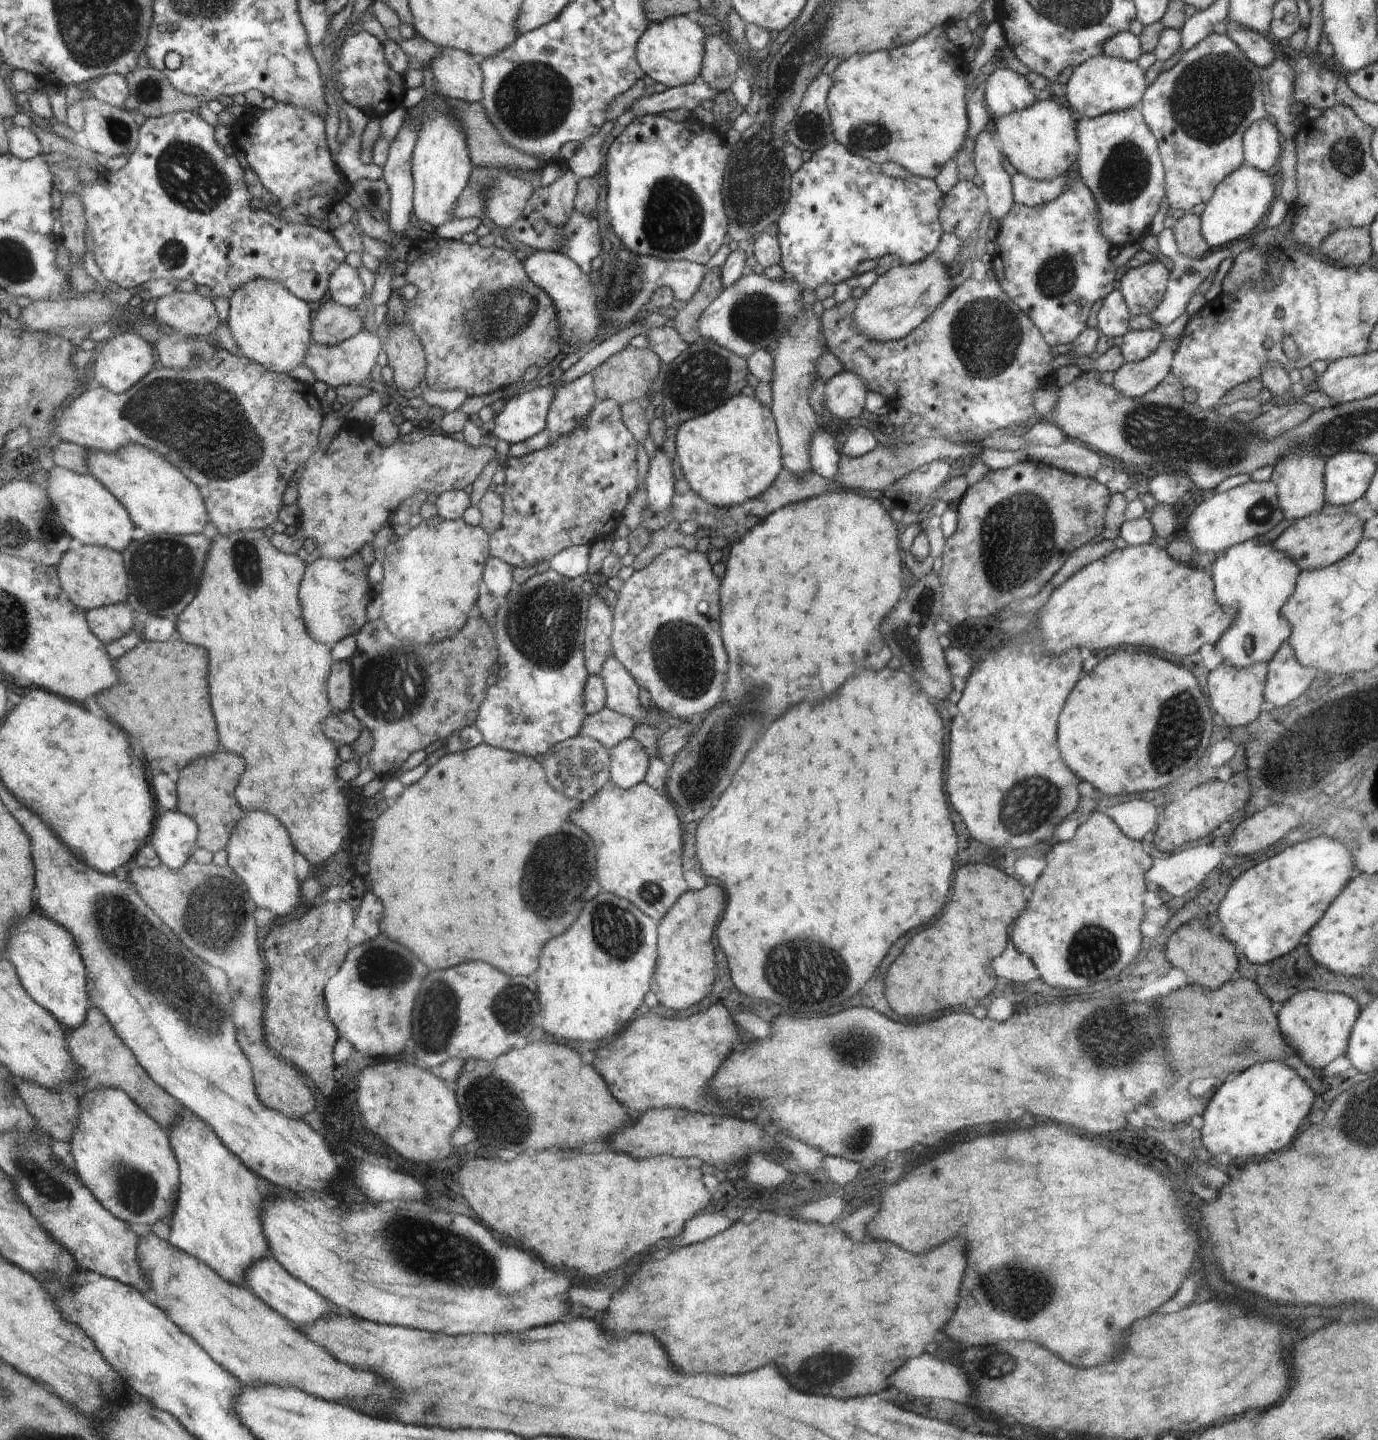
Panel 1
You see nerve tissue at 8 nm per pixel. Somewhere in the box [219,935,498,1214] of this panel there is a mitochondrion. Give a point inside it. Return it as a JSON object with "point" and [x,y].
{"point":[438,1010]}

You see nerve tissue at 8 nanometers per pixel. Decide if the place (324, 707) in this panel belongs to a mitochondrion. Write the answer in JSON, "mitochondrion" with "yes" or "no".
{"mitochondrion":"no"}

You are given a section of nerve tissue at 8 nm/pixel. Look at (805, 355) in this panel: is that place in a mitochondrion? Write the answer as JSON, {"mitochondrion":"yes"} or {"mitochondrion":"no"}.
{"mitochondrion":"no"}

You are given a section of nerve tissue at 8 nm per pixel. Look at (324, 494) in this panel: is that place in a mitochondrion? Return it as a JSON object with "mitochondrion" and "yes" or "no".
{"mitochondrion":"yes"}

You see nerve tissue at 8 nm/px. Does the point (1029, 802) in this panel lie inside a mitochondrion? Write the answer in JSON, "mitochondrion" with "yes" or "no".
{"mitochondrion":"yes"}

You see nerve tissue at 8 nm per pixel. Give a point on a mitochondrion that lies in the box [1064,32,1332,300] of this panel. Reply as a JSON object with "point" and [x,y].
{"point":[1212,97]}

